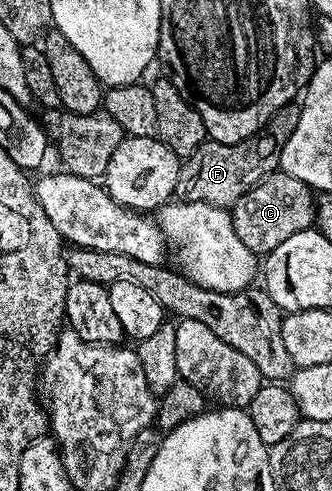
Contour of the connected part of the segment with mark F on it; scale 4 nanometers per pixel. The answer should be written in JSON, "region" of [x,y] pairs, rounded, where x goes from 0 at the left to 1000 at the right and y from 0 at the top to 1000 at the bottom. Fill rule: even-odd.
{"region":[[[873,210],[858,214],[789,263],[768,267],[744,283],[720,291],[660,291],[620,283],[599,301],[554,322],[545,354],[533,367],[533,393],[560,409],[636,413],[669,422],[696,422],[756,381],[768,381],[807,352],[837,350],[852,316],[852,299],[864,283],[877,283],[892,255],[901,251],[907,214]]]}

